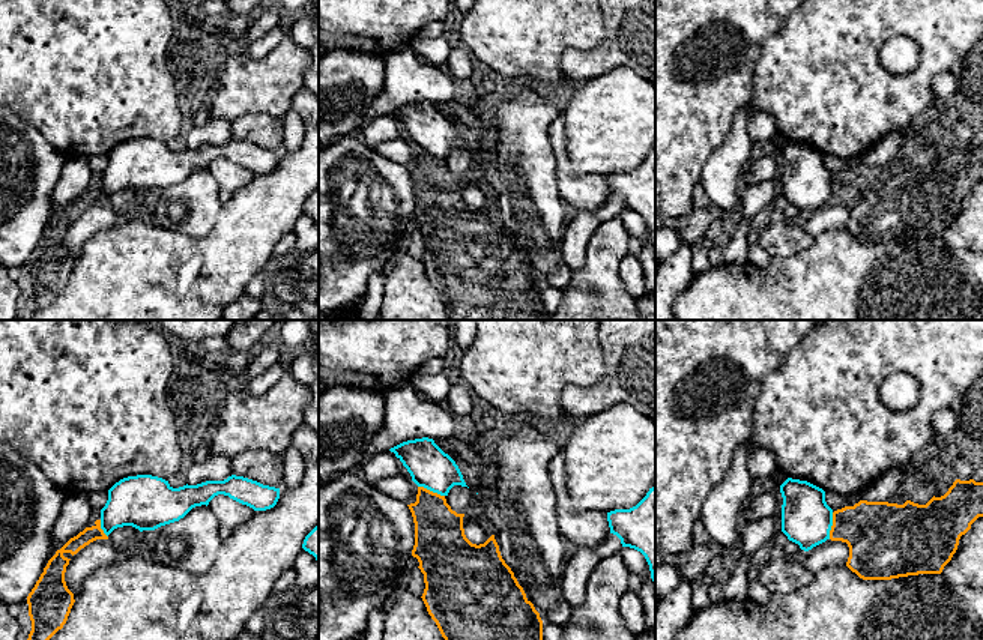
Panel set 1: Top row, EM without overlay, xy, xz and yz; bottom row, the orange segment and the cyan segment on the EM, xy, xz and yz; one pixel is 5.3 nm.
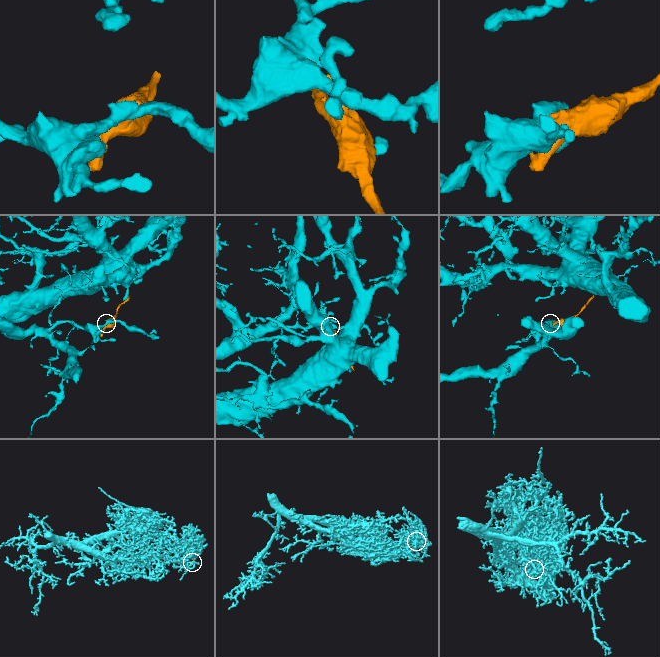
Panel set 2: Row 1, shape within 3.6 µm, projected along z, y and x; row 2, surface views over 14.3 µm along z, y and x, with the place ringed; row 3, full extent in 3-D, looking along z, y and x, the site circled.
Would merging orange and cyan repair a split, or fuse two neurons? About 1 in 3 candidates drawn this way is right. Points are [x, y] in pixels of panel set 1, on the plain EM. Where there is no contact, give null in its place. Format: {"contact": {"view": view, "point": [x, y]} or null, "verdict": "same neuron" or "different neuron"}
{"contact": {"view": "xz", "point": [432, 155]}, "verdict": "different neuron"}

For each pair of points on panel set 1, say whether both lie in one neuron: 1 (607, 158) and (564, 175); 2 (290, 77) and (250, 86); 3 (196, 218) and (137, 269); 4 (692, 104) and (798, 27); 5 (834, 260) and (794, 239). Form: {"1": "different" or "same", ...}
{"1": "different", "2": "same", "3": "different", "4": "different", "5": "different"}

